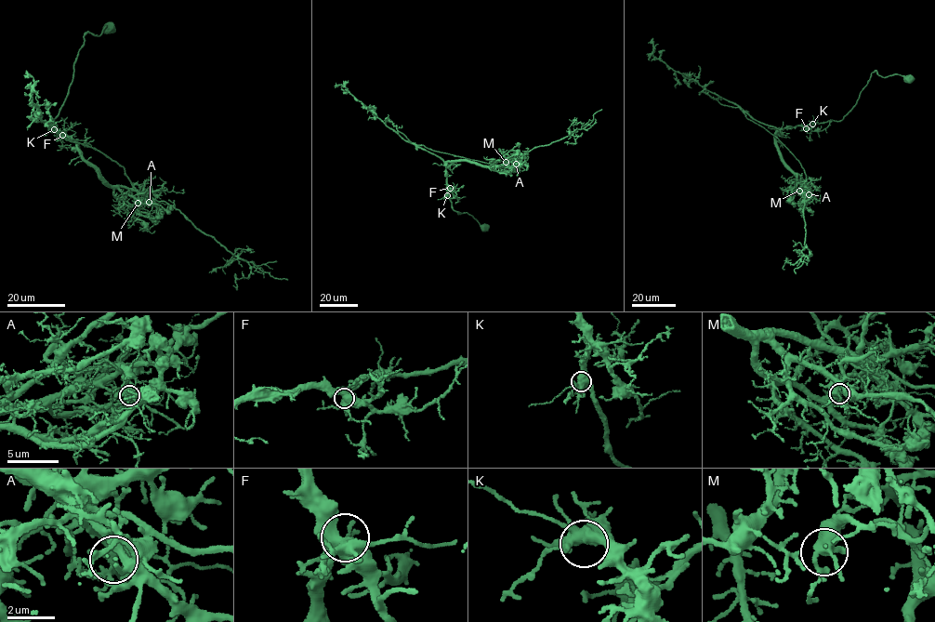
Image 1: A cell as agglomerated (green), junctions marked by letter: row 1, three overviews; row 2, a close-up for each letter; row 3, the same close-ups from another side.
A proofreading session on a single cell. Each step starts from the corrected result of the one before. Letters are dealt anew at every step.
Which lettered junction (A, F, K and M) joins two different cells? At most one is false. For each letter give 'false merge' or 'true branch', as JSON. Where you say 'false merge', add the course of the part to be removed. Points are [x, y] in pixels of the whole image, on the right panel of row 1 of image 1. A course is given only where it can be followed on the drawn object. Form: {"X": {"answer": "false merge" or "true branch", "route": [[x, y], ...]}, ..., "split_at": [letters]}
{"A": {"answer": "false merge", "route": [[809, 194], [800, 163], [778, 138], [746, 117], [738, 107], [722, 105], [704, 91], [713, 81]]}, "F": {"answer": "true branch"}, "K": {"answer": "true branch"}, "M": {"answer": "true branch"}, "split_at": ["A"]}

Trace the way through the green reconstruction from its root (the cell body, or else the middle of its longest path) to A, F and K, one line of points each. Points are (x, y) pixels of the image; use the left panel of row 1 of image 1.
A: (109, 30), (105, 26), (98, 36), (85, 33), (68, 95), (53, 119), (109, 184), (138, 190), (150, 203)
F: (109, 30), (105, 26), (98, 36), (85, 33), (68, 95), (53, 119), (62, 135)
K: (109, 30), (105, 26), (98, 36), (85, 33), (68, 95), (53, 119), (56, 125), (54, 129)

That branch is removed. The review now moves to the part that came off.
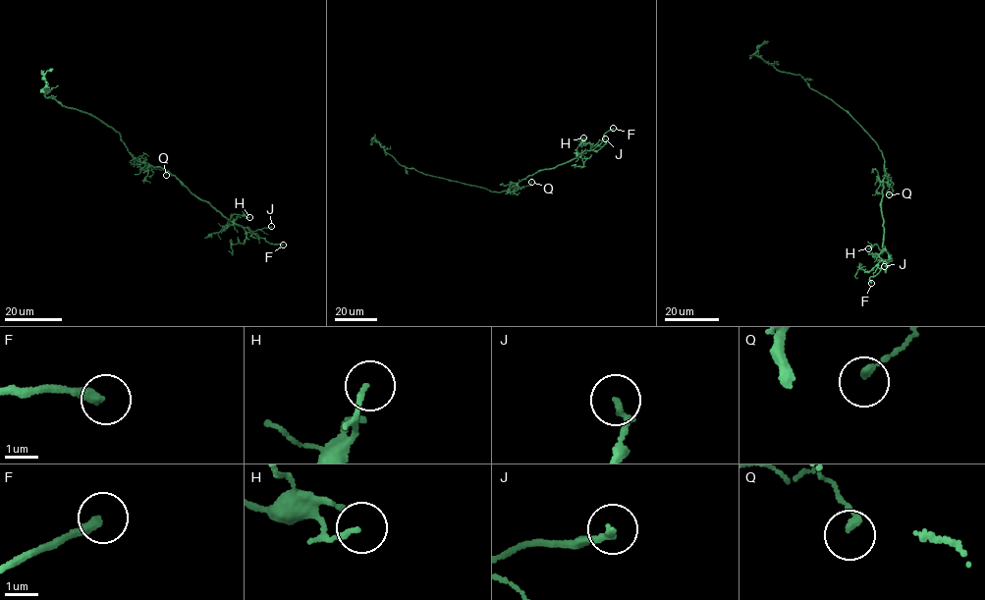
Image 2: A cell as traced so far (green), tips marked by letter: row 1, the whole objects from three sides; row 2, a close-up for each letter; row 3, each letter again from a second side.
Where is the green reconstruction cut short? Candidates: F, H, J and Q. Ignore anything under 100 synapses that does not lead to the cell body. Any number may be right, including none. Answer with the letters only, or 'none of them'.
F

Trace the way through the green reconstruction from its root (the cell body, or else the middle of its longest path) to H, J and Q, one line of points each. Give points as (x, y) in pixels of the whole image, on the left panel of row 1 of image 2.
H: (121, 138), (135, 158), (162, 168), (228, 219), (234, 214), (249, 217)
J: (121, 138), (135, 158), (162, 168), (237, 225), (254, 231), (271, 226)
Q: (121, 138), (135, 158), (149, 168), (163, 170), (166, 175)

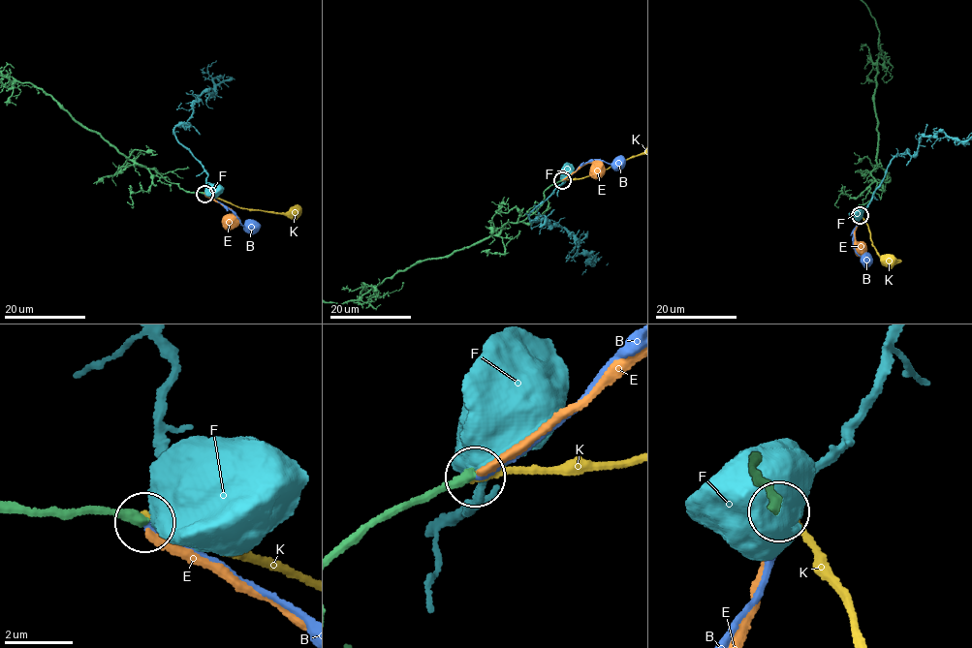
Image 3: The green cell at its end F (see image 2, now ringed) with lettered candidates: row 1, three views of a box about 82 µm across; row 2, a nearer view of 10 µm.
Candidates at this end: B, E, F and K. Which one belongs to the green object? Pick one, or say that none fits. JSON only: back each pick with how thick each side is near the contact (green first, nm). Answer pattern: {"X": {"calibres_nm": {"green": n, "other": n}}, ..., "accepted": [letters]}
{"B": {"calibres_nm": {"green": 300, "other": 200}}, "accepted": ["B"]}

